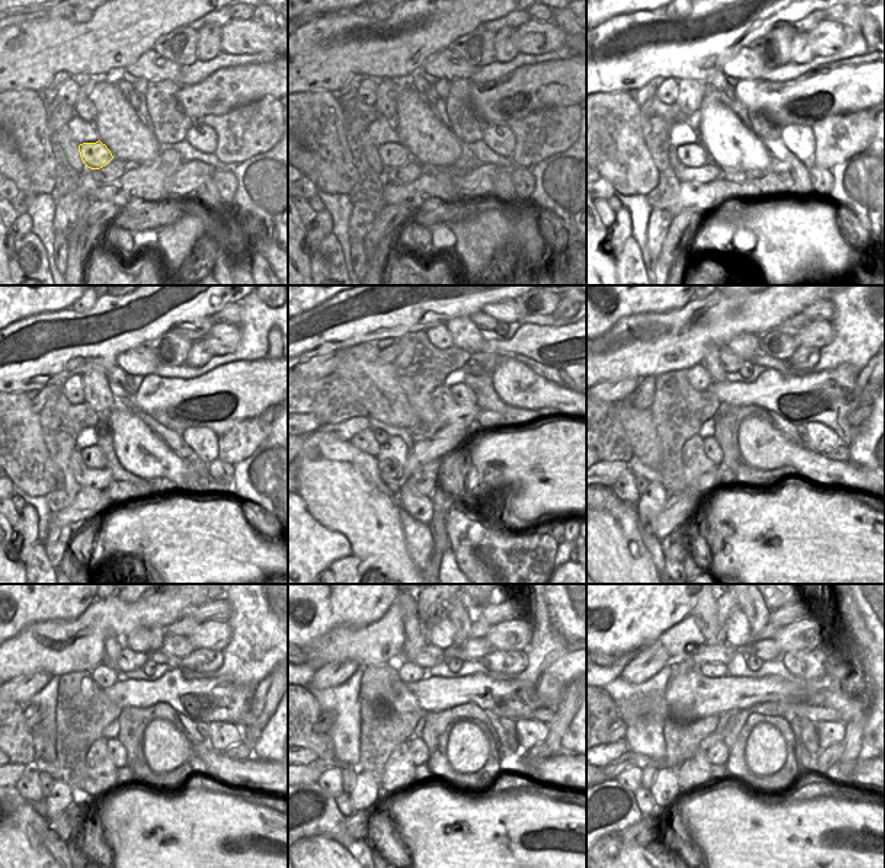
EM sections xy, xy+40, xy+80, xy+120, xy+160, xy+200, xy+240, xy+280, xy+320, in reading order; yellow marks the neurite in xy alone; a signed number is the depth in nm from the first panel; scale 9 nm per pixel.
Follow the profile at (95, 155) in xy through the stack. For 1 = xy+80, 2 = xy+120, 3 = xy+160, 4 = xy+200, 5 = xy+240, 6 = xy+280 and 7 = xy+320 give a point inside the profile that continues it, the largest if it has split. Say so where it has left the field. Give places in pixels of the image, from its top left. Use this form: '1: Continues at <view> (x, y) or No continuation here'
1: Continues at xy+80 (695, 155)
2: Continues at xy+120 (96, 458)
3: Continues at xy+160 (408, 442)
4: Continues at xy+200 (712, 450)
5: Continues at xy+240 (116, 751)
6: Continues at xy+280 (419, 752)
7: Continues at xy+320 (719, 754).

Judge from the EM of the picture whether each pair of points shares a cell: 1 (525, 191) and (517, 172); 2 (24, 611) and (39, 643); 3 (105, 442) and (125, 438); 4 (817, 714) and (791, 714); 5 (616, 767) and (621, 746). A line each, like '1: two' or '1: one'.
1: one
2: two
3: two
4: one
5: two

